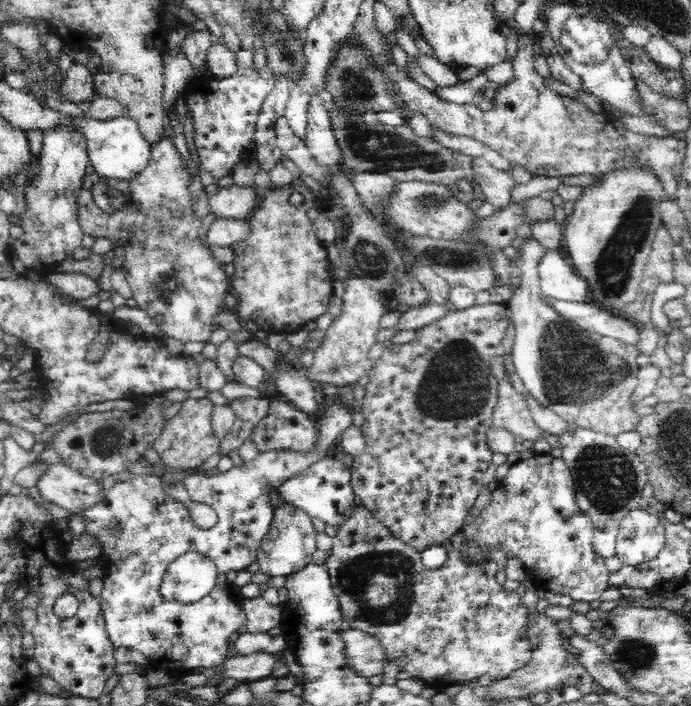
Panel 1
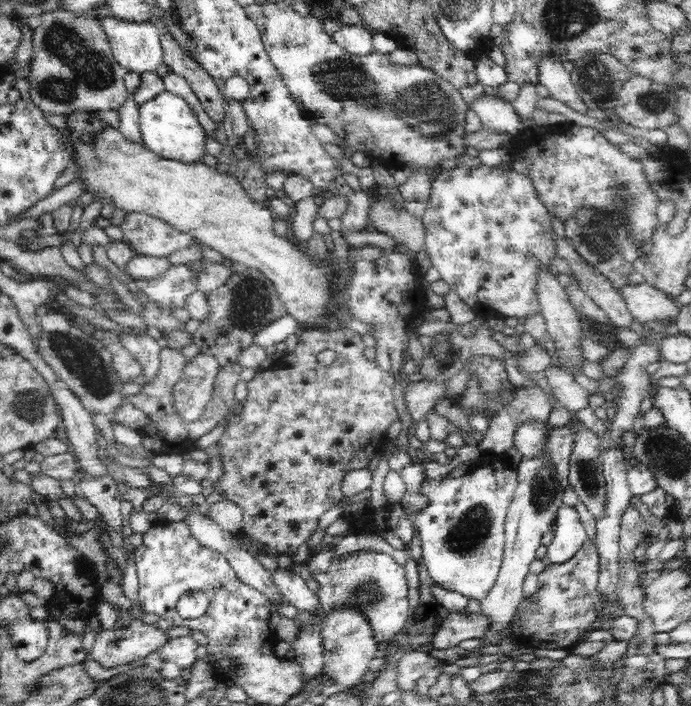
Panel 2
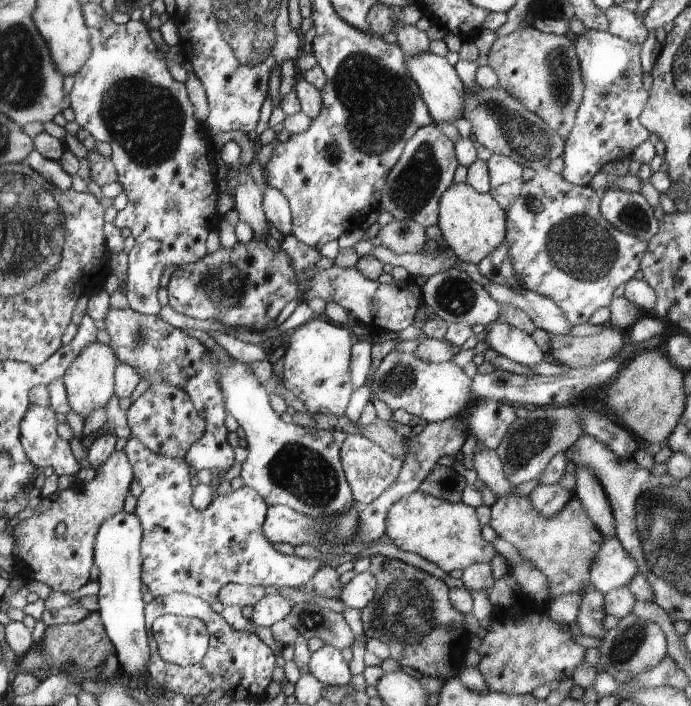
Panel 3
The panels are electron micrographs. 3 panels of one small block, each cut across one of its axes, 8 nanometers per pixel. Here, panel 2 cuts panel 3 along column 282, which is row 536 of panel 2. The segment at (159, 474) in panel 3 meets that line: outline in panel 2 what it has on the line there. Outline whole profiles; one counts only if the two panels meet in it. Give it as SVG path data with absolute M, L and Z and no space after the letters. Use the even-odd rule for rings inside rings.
M564 504L558 508L554 525L556 528L553 539L547 546L547 556L552 564L562 564L582 548L587 539L586 531L575 507Z

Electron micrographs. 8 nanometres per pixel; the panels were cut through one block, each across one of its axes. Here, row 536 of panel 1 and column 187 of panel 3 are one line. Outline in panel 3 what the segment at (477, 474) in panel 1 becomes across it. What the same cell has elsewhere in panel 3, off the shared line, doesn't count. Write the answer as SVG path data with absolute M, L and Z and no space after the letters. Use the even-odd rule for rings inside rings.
M168 383L150 386L129 406L127 423L131 434L142 444L164 456L183 459L189 448L205 434L205 420L193 405L193 401L181 388Z

